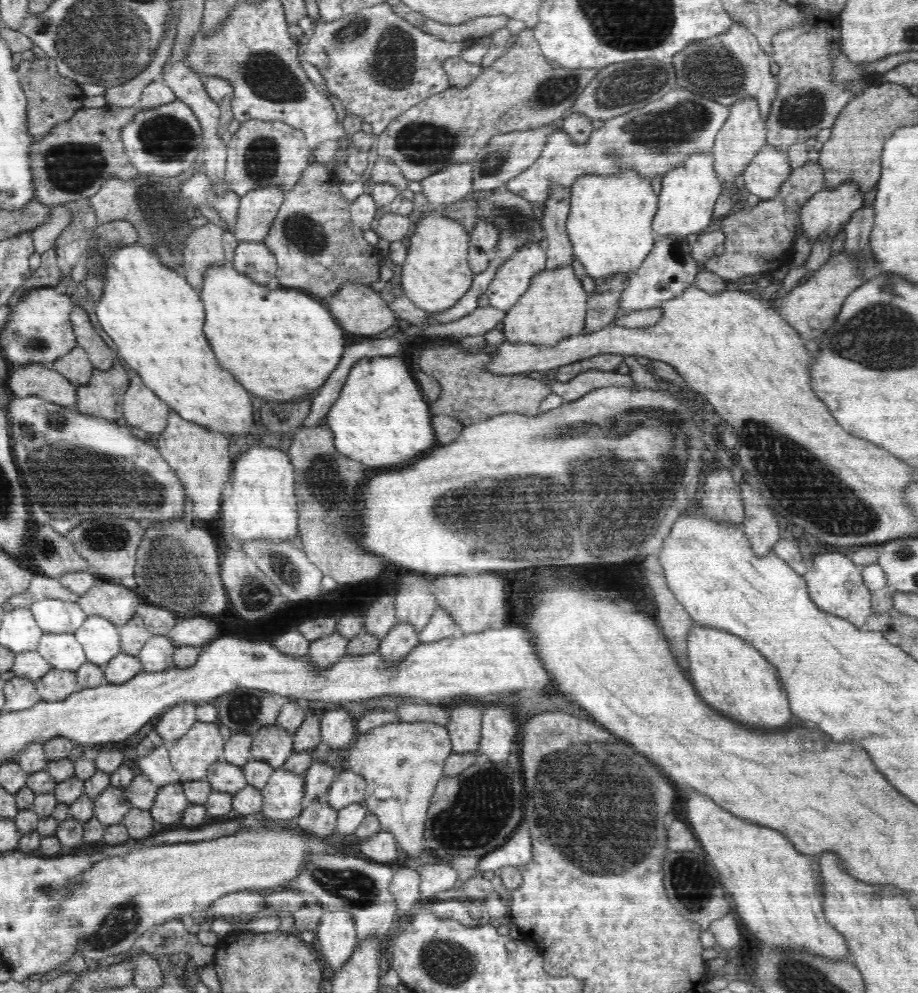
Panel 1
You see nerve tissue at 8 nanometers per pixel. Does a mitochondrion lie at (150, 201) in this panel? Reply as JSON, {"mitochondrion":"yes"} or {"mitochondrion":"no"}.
{"mitochondrion":"yes"}

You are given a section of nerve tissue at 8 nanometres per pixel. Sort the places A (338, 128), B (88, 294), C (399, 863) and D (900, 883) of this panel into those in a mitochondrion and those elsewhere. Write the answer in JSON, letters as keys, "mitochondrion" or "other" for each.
{"A":"other","B":"other","C":"other","D":"other"}

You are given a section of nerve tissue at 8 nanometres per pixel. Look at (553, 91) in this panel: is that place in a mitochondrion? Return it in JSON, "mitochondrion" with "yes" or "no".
{"mitochondrion":"yes"}

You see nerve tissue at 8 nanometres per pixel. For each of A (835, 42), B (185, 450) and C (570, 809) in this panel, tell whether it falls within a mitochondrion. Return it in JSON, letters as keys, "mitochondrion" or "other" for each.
{"A":"other","B":"other","C":"mitochondrion"}

